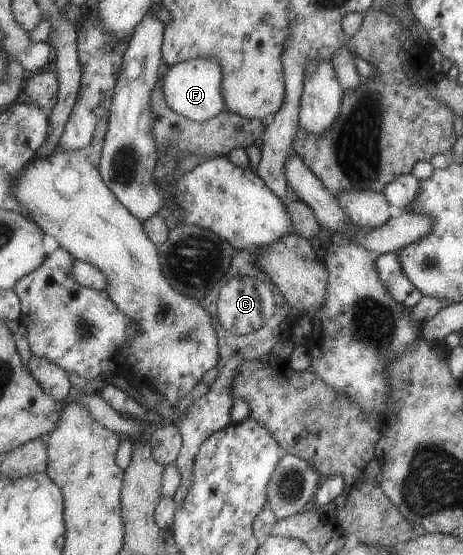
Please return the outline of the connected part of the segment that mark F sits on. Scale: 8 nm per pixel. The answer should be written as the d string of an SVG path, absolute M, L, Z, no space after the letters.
M191 56L186 62L172 65L163 78L163 90L168 104L178 113L203 123L223 113L227 102L223 95L223 66L213 57Z

